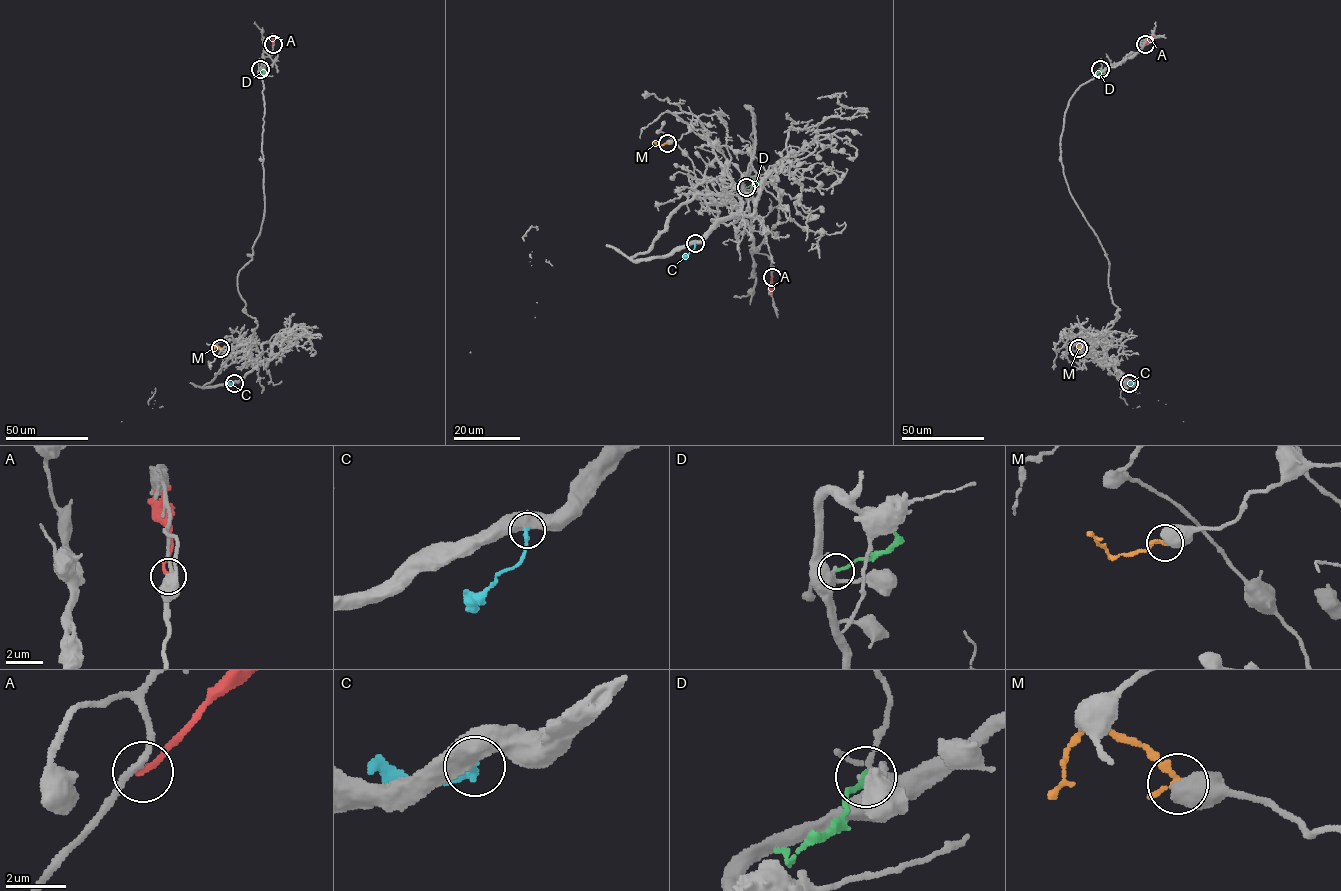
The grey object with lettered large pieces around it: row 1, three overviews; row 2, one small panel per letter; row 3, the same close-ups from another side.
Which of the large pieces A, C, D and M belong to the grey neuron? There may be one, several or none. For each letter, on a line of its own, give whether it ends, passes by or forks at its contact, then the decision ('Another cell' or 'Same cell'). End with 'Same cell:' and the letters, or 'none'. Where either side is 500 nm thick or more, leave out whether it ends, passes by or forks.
A: It ends there. Another cell
C: Another cell
D: It ends there. Another cell
M: Another cell
Same cell: none

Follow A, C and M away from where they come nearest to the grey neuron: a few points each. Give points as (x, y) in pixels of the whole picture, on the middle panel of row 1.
A: (772, 276), (772, 292)
C: (695, 243), (685, 258)
M: (667, 143), (657, 145), (653, 141)

